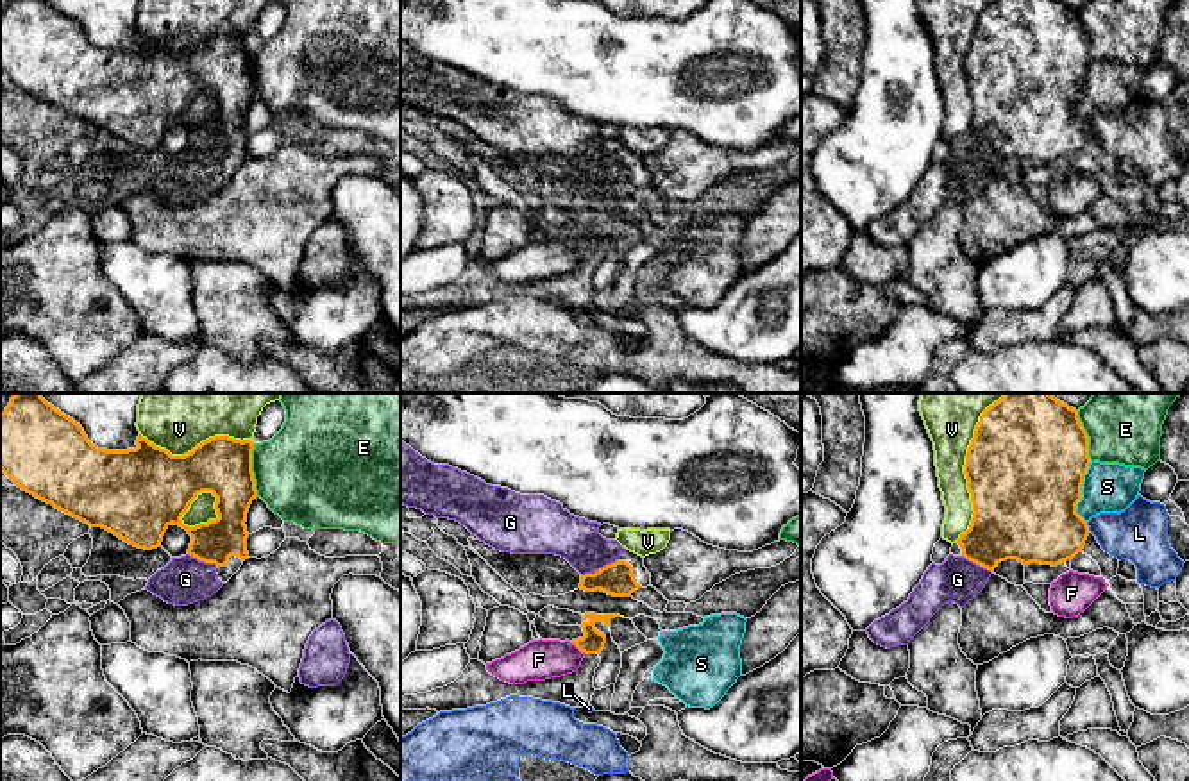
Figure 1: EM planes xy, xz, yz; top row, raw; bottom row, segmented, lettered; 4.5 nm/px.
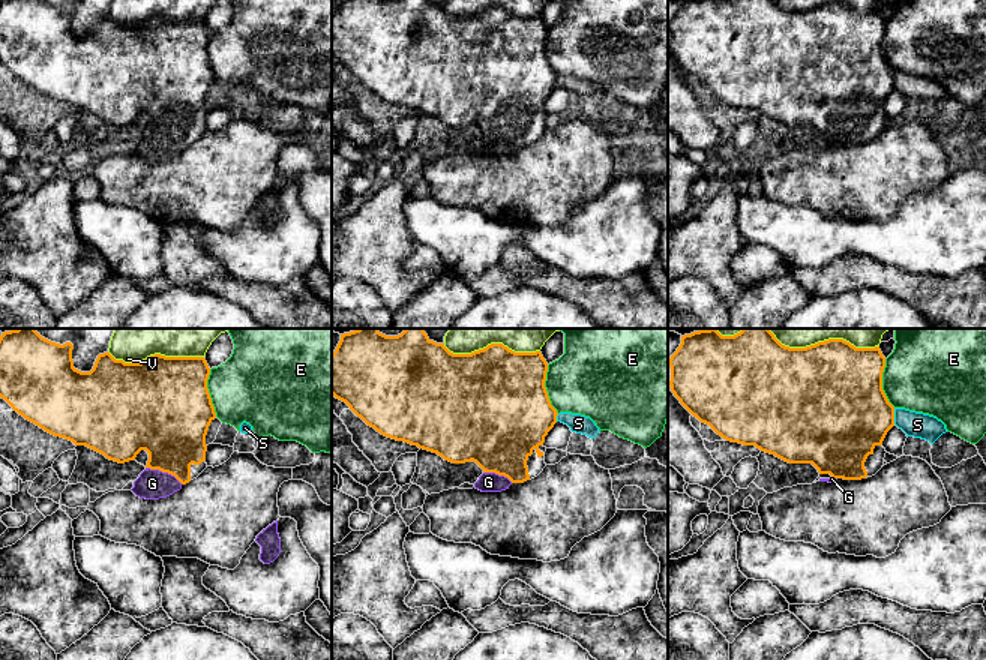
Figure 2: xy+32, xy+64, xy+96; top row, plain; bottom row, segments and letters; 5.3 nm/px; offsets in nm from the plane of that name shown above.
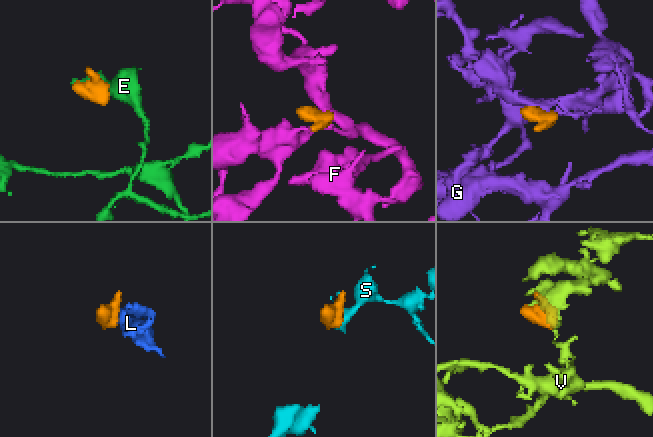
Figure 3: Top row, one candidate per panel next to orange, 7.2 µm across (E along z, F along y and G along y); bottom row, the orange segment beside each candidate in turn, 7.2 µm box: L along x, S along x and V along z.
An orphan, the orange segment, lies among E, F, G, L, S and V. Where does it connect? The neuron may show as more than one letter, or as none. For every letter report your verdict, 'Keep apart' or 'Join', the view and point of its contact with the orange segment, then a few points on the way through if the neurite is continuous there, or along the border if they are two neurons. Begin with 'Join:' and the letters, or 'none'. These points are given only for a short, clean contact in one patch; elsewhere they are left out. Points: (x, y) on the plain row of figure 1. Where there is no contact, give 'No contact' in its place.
Join: G
E: Keep apart. Touches orange at xy (251, 70)
F: Keep apart. Touches orange at xz (578, 247)
G: Join. Touches orange at xz (599, 168)
L: Keep apart. Touches orange at yz (1087, 125)
S: Keep apart. Touches orange at yz (1080, 92)
V: Keep apart. Touches orange at yz (964, 70)

